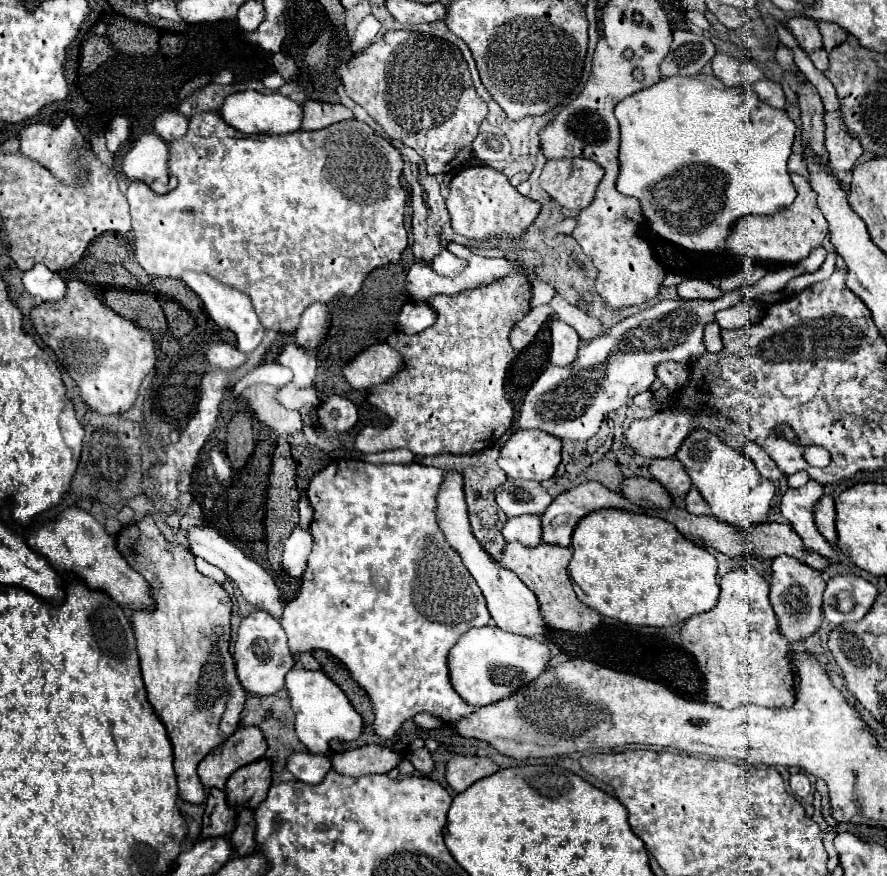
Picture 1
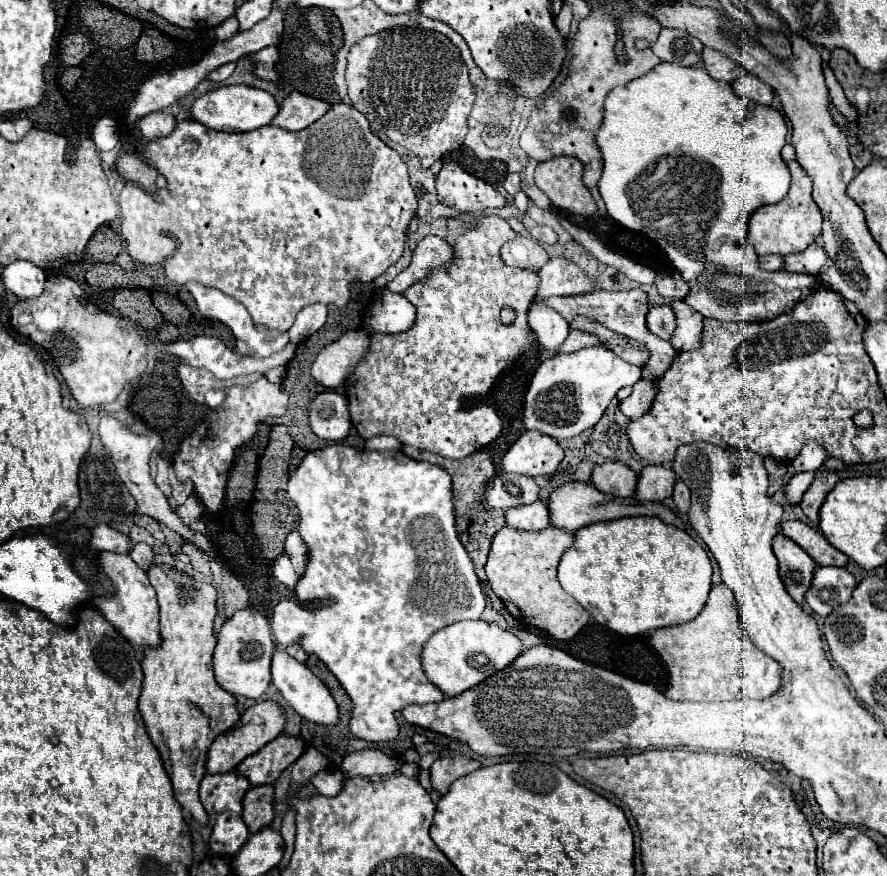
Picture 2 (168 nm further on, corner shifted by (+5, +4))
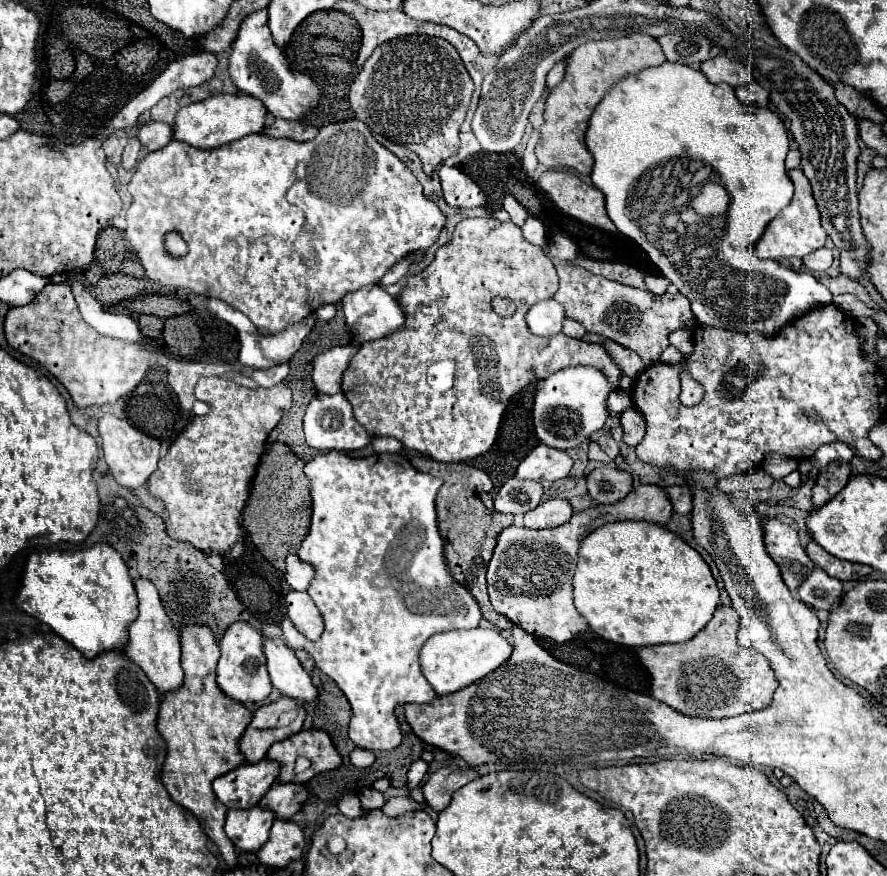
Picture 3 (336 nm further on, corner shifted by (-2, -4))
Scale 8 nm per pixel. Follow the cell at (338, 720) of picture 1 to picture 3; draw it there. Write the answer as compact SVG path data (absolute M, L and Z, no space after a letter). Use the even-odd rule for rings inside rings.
M264 636L264 656L272 686L294 700L314 700L318 696L310 674L302 668L294 650L280 638Z

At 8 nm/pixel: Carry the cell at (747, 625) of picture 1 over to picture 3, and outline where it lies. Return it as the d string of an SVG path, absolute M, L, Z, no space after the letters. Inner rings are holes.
M718 606L714 618L692 640L640 648L638 658L652 678L650 694L680 714L700 718L730 718L766 708L778 688L776 676L766 656L740 646L736 638L738 626L740 616L736 610Z

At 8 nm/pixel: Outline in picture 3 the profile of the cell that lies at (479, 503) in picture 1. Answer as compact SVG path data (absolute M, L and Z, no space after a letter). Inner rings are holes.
M414 456L412 466L422 472L436 472L444 480L444 488L438 490L436 494L436 514L438 514L438 532L444 540L444 556L450 574L458 584L462 584L478 602L482 616L498 626L500 630L510 630L514 624L506 620L504 616L498 616L494 612L488 592L486 592L486 568L492 558L498 534L512 524L512 516L500 514L492 506L492 480L488 474L480 468L474 466L464 466L464 464L444 464L444 462L434 462L424 456Z

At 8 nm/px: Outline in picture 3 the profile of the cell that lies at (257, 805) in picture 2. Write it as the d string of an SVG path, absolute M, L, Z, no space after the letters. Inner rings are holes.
M274 782L266 796L260 800L260 806L266 806L276 812L278 818L290 820L296 812L302 810L302 804L308 800L308 788L304 784L282 784Z

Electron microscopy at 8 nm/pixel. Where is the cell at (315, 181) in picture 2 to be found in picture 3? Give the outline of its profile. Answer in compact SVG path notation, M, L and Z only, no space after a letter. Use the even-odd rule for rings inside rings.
M360 120L336 122L320 128L318 136L308 142L294 142L286 138L268 138L264 134L248 134L242 140L234 140L222 148L214 148L210 152L198 152L198 148L186 148L186 144L178 144L172 140L168 146L150 152L140 164L138 170L128 184L128 192L132 196L132 204L126 210L126 238L130 240L132 248L142 260L146 276L162 286L176 286L176 288L190 288L196 294L206 294L208 298L218 298L230 304L232 308L246 314L256 328L266 328L268 332L280 332L280 328L290 326L290 322L304 320L308 314L318 310L326 302L338 302L344 294L358 290L368 284L378 284L384 272L410 254L416 248L430 248L440 230L446 226L446 216L442 216L440 208L422 194L422 186L416 176L400 162L390 150L374 140L368 126ZM168 232L178 232L182 240L188 244L188 252L184 256L172 256L164 246L164 236Z

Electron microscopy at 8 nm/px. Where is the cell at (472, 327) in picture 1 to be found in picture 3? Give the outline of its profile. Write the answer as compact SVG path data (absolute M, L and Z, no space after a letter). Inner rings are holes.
M496 218L462 220L452 240L438 248L434 262L406 280L398 300L406 316L404 326L380 340L364 342L346 368L342 392L352 404L356 420L372 438L392 436L400 440L404 448L432 456L434 460L460 462L484 454L494 444L506 404L514 394L536 380L570 366L594 366L610 380L610 388L616 390L622 374L602 346L568 336L540 338L528 330L524 320L526 310L536 302L552 298L556 290L558 276L554 264L542 248L524 240L516 224ZM494 296L516 302L514 316L498 316L490 306Z

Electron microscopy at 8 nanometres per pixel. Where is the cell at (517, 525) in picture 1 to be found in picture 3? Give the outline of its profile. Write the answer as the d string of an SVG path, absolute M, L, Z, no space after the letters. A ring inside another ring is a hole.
M554 498L554 500L542 502L538 508L526 512L524 526L526 528L556 528L556 526L568 522L572 514L574 514L574 510L568 500Z

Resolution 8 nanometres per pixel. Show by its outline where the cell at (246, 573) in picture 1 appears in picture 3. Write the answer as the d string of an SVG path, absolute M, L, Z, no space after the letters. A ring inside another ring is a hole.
M102 414L98 418L98 434L102 438L102 450L106 464L114 476L114 480L120 486L126 488L138 488L144 486L148 476L156 470L158 464L158 452L160 452L160 442L140 430L136 430L126 418L116 418L112 414Z

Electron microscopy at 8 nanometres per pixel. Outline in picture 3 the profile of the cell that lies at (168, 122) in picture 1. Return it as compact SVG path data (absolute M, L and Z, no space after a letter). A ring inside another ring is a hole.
M146 122L138 128L138 140L140 144L148 150L148 152L154 152L154 150L160 150L164 148L172 136L170 136L170 126L164 124L164 122Z

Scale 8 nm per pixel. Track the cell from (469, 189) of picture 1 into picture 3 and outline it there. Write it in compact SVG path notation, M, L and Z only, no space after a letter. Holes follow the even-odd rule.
M440 166L438 176L442 182L444 200L448 206L458 206L458 208L484 206L486 198L482 192L478 192L478 184L470 180L466 174L462 174L458 168Z

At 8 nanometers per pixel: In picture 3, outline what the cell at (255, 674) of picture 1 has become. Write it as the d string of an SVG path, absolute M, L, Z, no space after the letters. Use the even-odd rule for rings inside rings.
M234 622L222 636L220 640L220 650L222 656L218 660L218 686L222 688L222 692L232 698L238 700L242 704L248 702L262 702L264 698L268 698L272 684L270 684L270 676L266 672L266 658L262 656L262 632L254 626L250 626L248 622Z

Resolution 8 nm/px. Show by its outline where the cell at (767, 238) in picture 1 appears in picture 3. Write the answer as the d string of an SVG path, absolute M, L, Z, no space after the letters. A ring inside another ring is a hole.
M800 168L788 170L788 176L796 188L792 202L766 226L766 232L762 234L762 238L754 244L754 252L758 258L790 258L790 256L798 256L804 258L806 254L822 248L826 244L826 230L820 224L820 212L816 208L816 202L812 198L812 188L808 178L804 176L804 172Z

